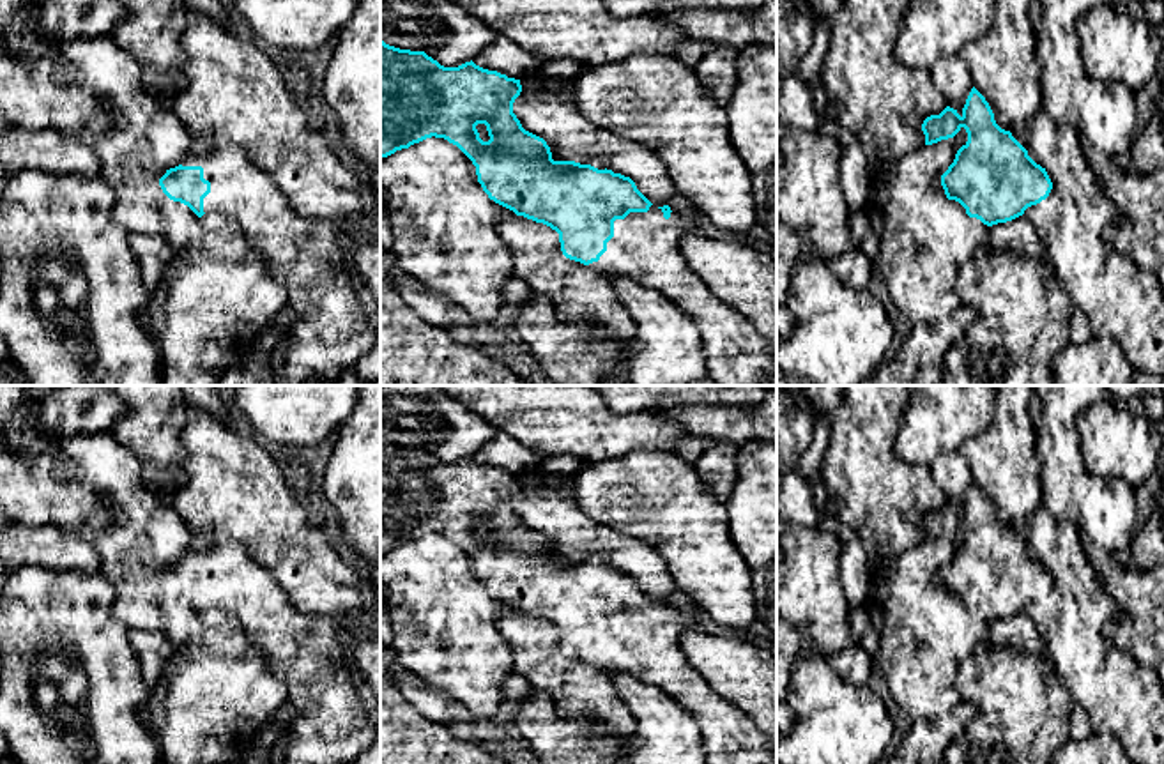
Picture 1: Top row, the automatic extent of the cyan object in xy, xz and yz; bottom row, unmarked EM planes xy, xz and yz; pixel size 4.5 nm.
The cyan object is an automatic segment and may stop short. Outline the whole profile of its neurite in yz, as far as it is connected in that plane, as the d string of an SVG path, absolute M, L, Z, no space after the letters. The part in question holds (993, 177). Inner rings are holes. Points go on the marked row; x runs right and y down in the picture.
M973 87L962 113L946 106L923 120L925 145L953 138L966 129L968 141L941 175L948 200L959 202L969 218L992 226L1012 221L1045 200L1053 182L1028 150L1001 129L985 97Z

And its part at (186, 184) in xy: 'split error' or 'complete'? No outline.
split error

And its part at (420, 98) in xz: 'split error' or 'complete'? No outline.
split error

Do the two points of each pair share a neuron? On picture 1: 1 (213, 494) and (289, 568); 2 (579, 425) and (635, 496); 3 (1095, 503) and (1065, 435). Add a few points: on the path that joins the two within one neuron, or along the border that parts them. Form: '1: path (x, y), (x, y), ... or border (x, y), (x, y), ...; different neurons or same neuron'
1: path (232, 511), (269, 549); same neuron
2: border (648, 450), (632, 450), (616, 458), (582, 464); different neurons
3: path (1079, 487), (1065, 473), (1065, 451); same neuron

